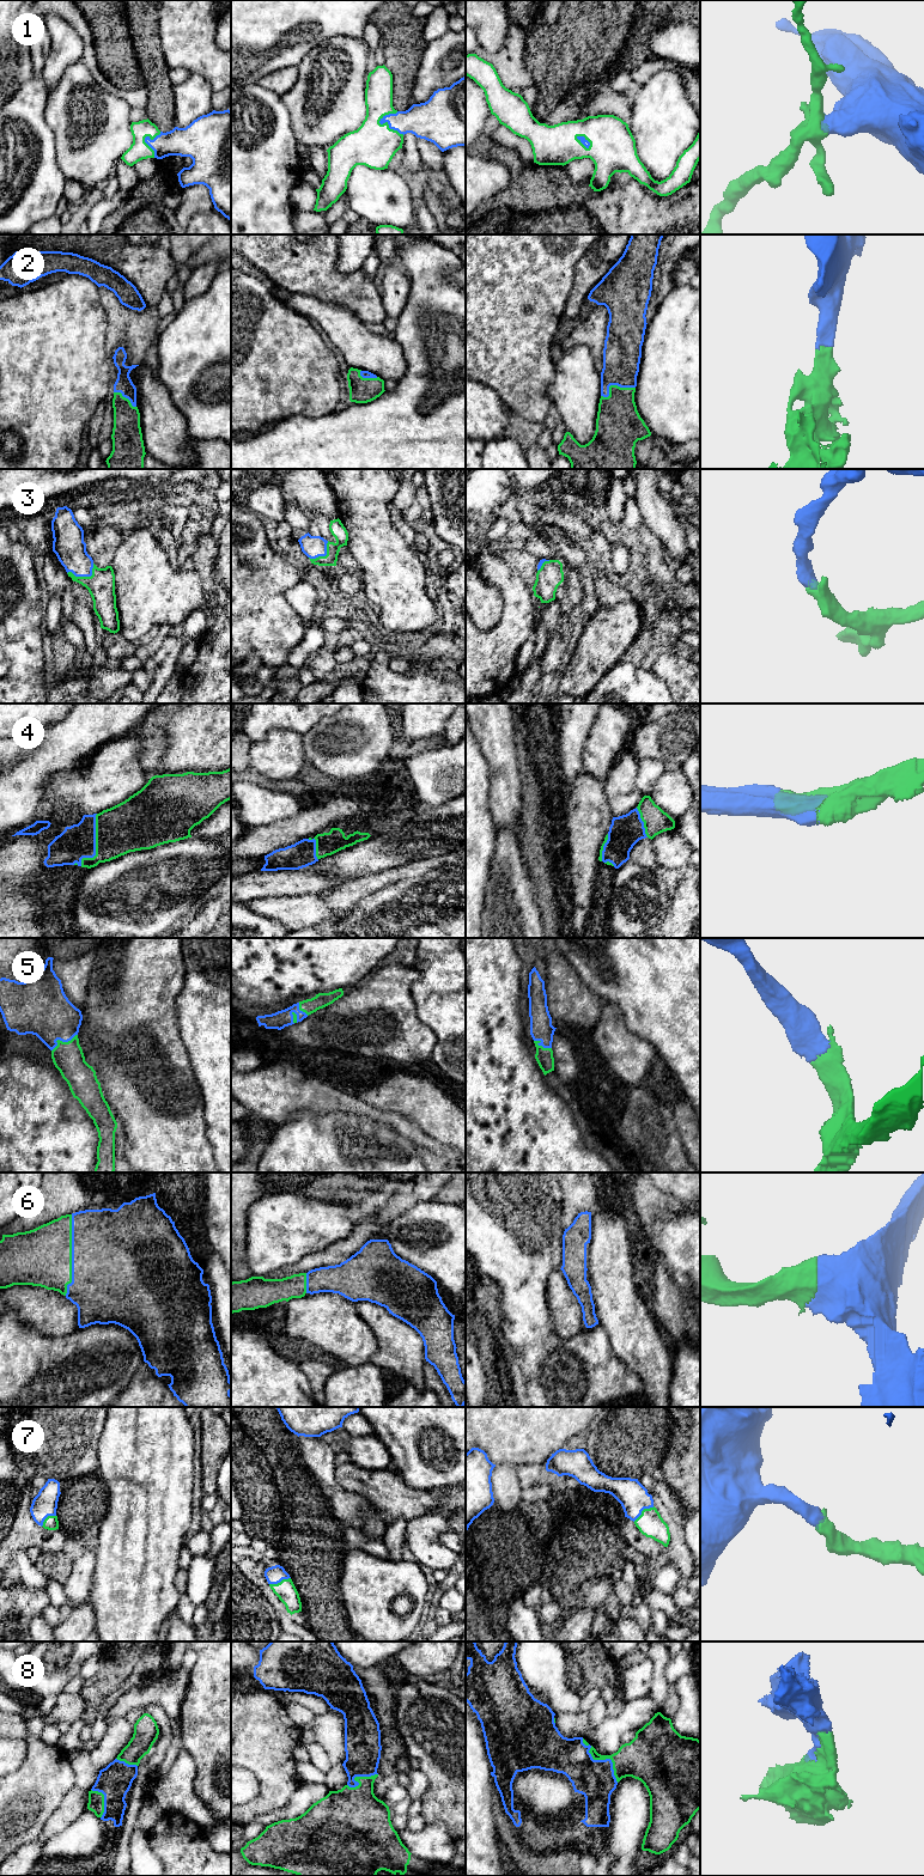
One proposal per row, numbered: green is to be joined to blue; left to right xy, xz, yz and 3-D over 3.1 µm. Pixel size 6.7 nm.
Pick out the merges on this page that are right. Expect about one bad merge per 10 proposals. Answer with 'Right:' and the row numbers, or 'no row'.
Right: 1, 2, 3, 4, 5, 6, 7, 8

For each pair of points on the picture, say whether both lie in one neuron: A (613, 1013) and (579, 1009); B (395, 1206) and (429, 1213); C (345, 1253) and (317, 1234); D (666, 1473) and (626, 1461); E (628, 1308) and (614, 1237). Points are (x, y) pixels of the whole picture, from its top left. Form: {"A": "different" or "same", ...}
{"A": "different", "B": "different", "C": "different", "D": "different", "E": "same"}

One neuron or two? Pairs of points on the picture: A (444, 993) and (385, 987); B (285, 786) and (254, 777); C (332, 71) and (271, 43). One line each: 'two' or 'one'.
A: two
B: one
C: two

